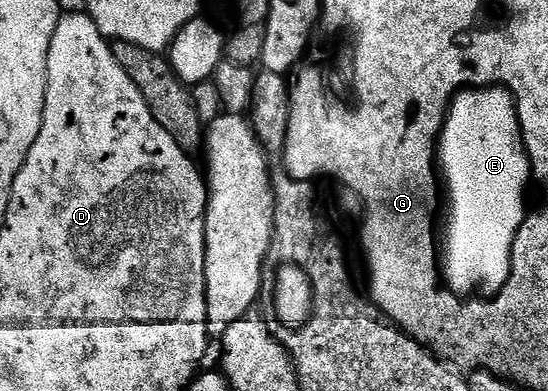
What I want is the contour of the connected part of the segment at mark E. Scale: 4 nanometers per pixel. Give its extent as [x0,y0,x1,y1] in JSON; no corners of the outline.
[438,86,532,296]

